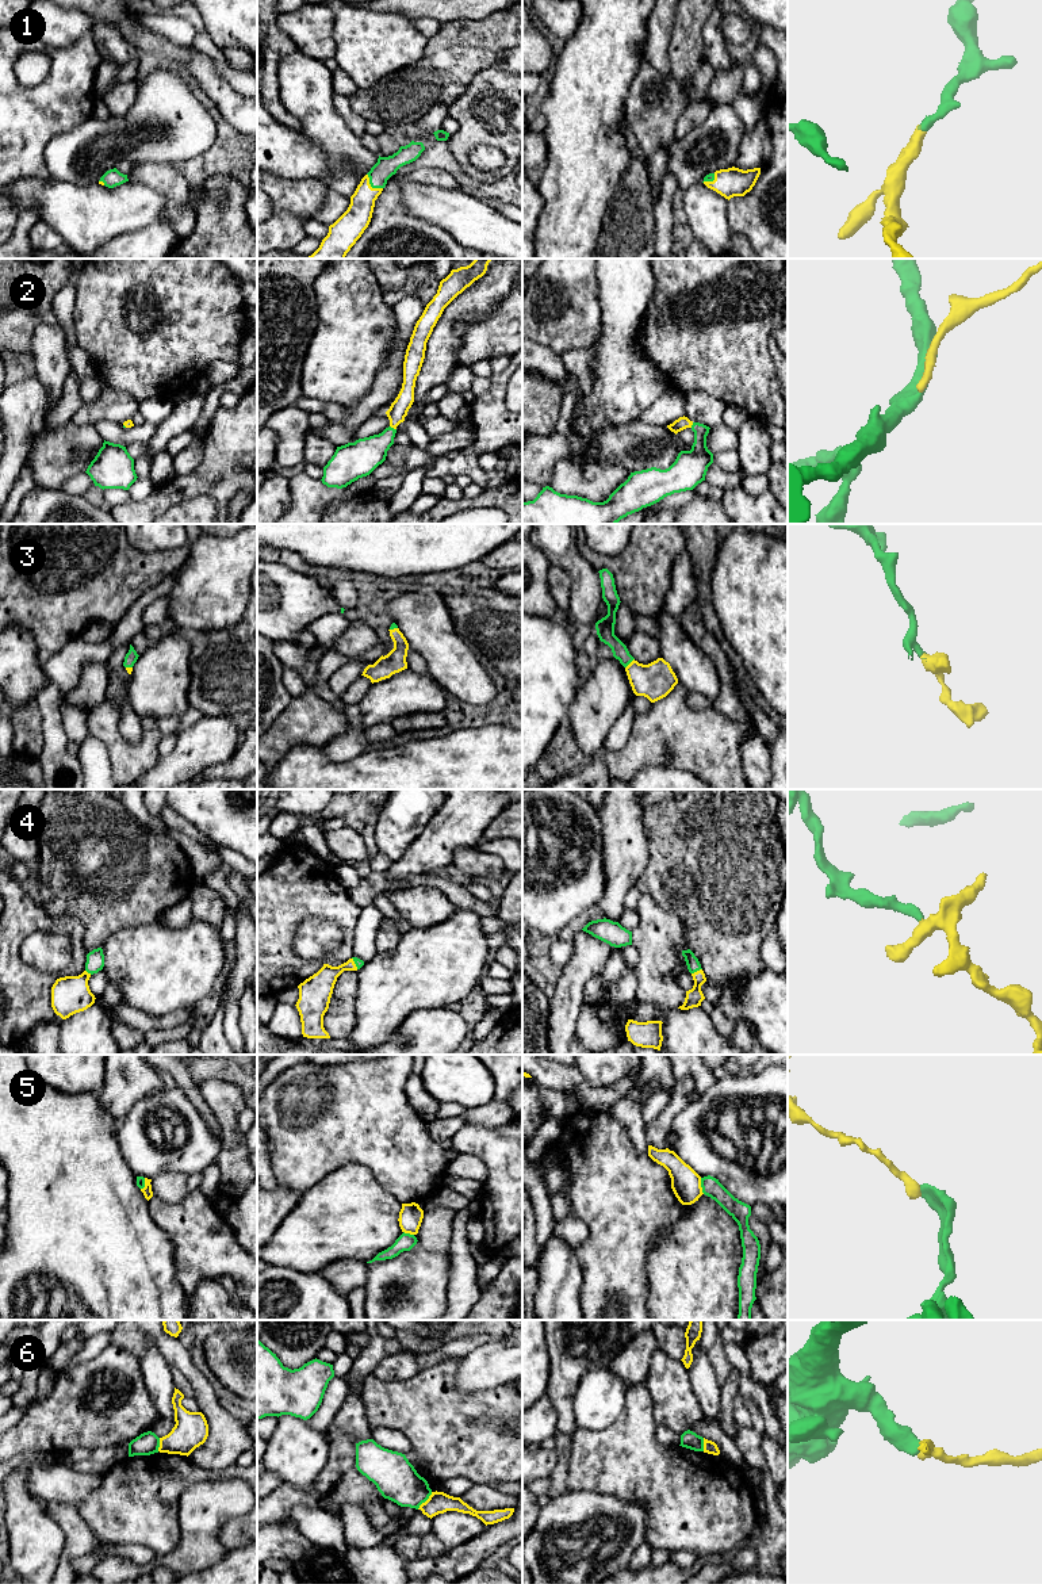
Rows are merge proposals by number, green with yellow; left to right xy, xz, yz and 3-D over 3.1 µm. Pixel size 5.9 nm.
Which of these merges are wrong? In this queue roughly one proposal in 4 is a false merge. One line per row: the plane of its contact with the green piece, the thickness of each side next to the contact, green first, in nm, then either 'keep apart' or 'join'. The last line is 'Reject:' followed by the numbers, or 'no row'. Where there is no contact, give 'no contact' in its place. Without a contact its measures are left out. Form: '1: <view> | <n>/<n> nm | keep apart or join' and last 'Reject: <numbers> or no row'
1: xz | 120/160 nm | join
2: xz | 200/110 nm | join
3: yz | 110/220 nm | join
4: yz | 80/100 nm | join
5: yz | 110/180 nm | keep apart
6: xz | 240/130 nm | keep apart
Reject: 5, 6

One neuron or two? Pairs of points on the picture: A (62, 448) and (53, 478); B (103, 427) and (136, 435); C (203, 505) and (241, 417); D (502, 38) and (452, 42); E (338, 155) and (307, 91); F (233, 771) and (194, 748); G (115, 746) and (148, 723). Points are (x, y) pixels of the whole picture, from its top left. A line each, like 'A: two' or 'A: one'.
A: one
B: one
C: two
D: one
E: one
F: two
G: two

